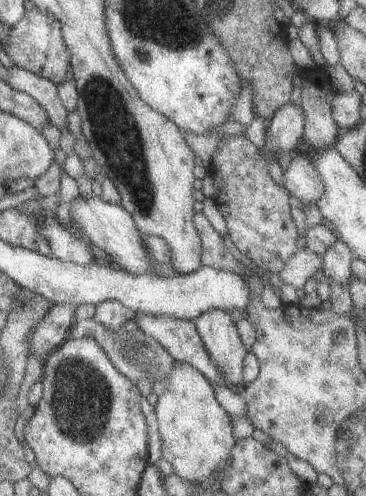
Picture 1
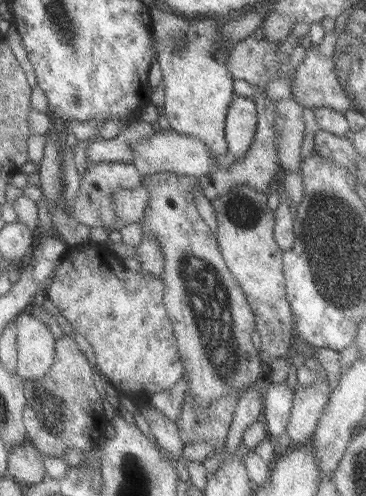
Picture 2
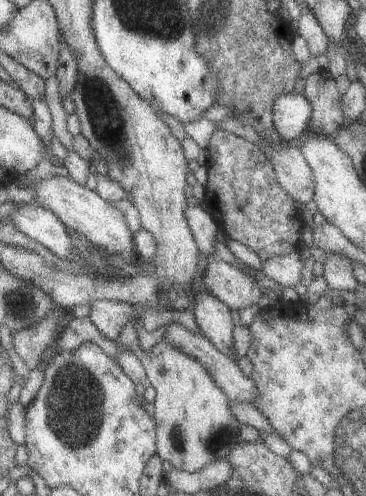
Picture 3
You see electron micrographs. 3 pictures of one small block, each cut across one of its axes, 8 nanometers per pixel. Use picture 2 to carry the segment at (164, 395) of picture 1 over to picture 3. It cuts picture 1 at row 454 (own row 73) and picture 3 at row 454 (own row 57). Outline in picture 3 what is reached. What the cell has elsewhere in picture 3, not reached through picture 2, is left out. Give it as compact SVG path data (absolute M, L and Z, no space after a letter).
M165 336L143 352L141 358L145 362L145 384L155 390L155 456L167 460L173 470L189 474L199 472L215 460L225 460L233 446L241 442L241 424L231 414L229 400L211 378L211 372L207 372L199 360L169 344Z

